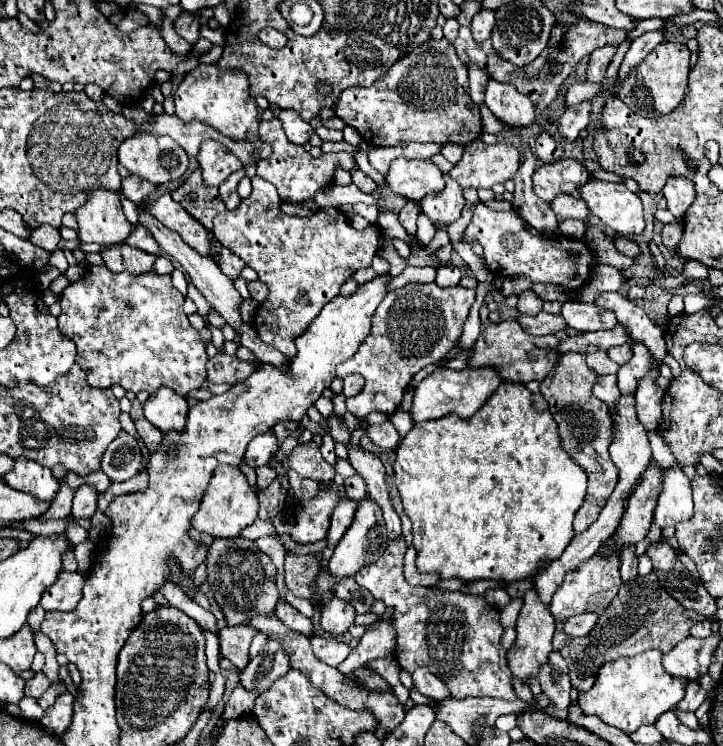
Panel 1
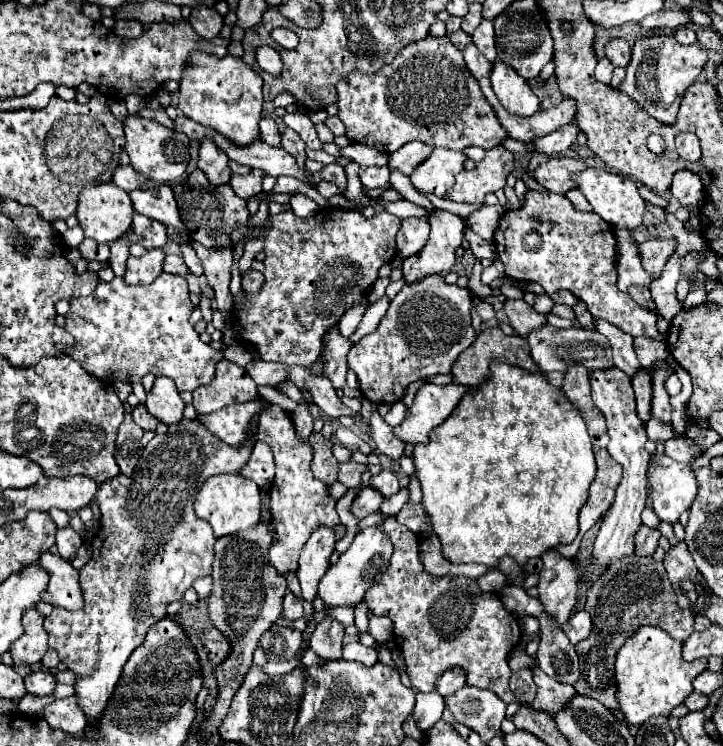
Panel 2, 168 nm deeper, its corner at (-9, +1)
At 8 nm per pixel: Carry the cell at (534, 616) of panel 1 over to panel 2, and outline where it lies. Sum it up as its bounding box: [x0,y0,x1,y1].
[538,552,578,626]

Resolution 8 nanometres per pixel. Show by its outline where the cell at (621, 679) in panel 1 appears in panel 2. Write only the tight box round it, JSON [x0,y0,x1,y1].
[616,626,706,726]

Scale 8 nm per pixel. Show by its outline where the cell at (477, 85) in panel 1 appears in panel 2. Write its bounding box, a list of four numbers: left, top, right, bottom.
[464,44,492,80]

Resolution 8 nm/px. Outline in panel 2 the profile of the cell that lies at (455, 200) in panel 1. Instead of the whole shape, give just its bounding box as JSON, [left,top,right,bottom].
[402,210,464,284]

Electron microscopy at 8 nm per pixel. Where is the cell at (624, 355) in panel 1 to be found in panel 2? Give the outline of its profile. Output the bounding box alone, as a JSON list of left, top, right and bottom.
[634,338,666,368]

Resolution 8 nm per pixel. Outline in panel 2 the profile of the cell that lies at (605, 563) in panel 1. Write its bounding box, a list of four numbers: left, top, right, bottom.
[590,368,650,574]

